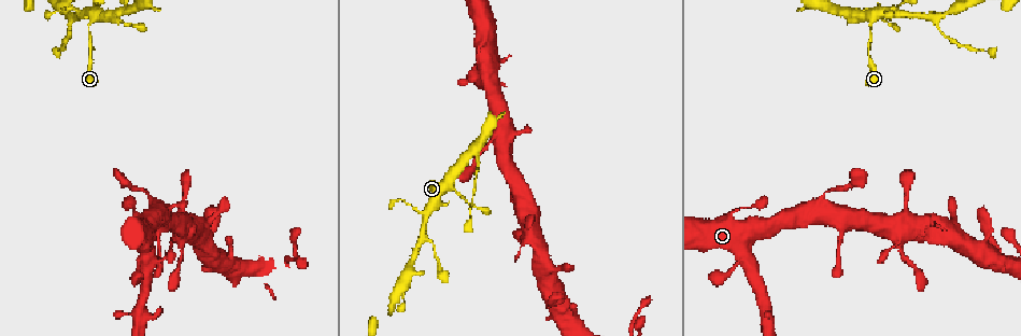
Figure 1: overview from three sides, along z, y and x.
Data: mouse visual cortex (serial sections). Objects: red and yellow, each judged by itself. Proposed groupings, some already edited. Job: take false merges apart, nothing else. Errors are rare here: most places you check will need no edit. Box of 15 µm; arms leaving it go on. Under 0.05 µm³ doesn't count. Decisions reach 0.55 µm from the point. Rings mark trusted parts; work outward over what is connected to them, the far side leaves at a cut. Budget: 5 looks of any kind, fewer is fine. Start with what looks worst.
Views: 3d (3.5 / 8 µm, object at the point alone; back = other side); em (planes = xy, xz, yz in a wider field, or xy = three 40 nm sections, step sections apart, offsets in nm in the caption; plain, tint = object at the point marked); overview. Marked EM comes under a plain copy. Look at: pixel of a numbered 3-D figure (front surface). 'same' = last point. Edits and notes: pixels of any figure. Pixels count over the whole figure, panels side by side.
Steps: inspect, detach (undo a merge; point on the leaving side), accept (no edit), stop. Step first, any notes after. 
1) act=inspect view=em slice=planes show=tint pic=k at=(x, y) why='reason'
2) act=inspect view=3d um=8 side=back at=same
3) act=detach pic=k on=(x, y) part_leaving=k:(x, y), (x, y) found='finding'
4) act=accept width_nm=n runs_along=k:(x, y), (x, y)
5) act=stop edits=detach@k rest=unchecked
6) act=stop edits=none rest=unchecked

act=inspect view=3d um=3.5 pic=1 at=(96, 17) why='sudden change in width'

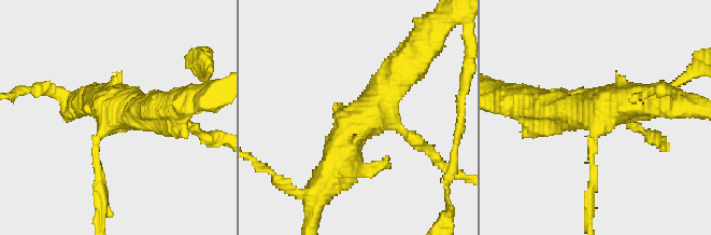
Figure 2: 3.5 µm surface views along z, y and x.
act=inspect view=em slice=xy step=5 show=tint pic=2 at=(113, 120)

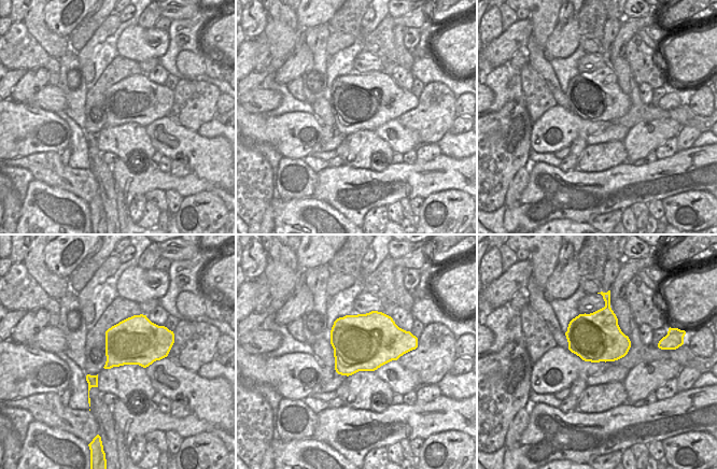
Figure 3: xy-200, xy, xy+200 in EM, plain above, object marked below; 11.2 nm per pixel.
act=accept width_nm=650 runs_along=2:(98, 181), (95, 141), (111, 109), (88, 98) found='continuous, no second cell'

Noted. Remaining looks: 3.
act=inspect view=3d um=3.5 pic=1 at=(74, 16) why='calibre changes'

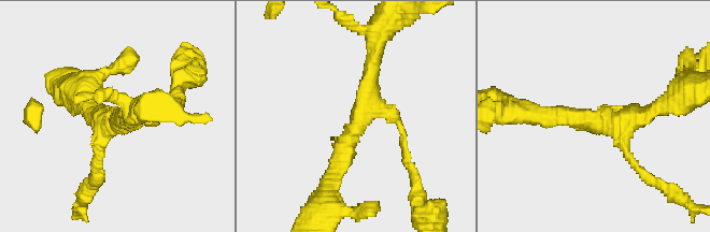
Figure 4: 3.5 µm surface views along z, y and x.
act=inspect view=em slice=xy step=2 show=tint pic=4 at=(365, 105) arms=3 arm_widths_nm=100,250,300 why='now the EM'

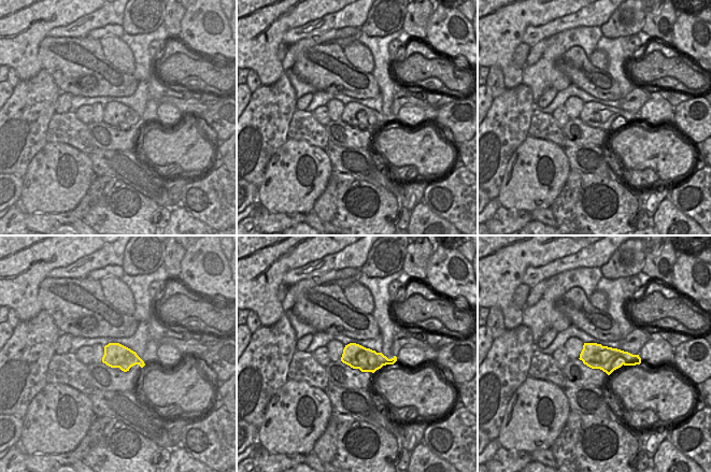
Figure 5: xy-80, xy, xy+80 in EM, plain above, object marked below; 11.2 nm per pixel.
act=accept width_nm=260 runs_along=4:(381, 40), (361, 119), (335, 165) found='continuous, no second cell'

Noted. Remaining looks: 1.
act=stop edits=none rest=unchecked

